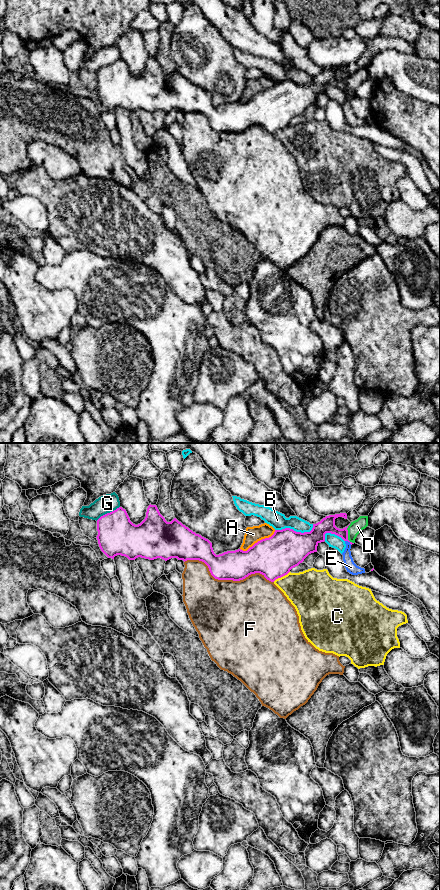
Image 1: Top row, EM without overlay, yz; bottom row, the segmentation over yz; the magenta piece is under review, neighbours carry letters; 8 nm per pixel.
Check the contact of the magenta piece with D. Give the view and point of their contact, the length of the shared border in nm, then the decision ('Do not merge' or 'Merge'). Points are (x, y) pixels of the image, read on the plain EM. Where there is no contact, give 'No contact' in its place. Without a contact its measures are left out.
Touches magenta at yz (347, 86). Shared border 160 nm. Do not merge

